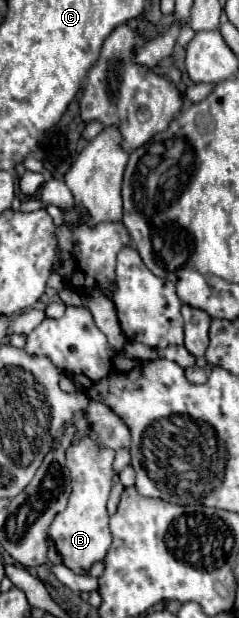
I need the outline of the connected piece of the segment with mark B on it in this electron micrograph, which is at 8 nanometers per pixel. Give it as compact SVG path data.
M87 425L85 435L71 443L65 451L65 461L71 471L71 495L67 509L55 515L49 525L49 535L63 557L63 563L77 575L87 575L89 567L95 561L101 561L111 547L111 531L109 531L109 515L107 515L107 499L113 487L113 457L115 453L109 447L99 447L91 437L91 425Z

